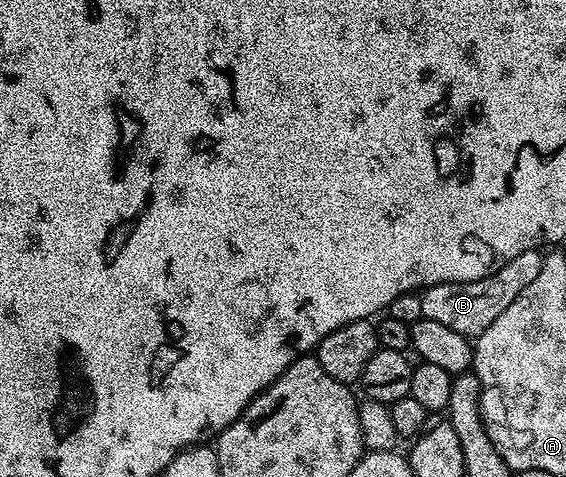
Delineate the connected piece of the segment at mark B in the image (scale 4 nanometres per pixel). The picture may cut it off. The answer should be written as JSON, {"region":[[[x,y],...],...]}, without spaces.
{"region":[[[540,251],[524,252],[511,258],[507,266],[495,270],[495,274],[487,278],[475,282],[447,282],[424,289],[420,293],[423,317],[431,322],[440,322],[455,330],[455,334],[476,338],[491,326],[491,322],[495,322],[495,318],[499,318],[499,314],[503,314],[503,310],[507,310],[507,306],[511,306],[511,302],[515,302],[515,298],[519,298],[519,294],[523,294],[523,290],[527,290],[527,286],[531,286],[531,282],[535,282],[539,270],[543,270],[544,261],[545,256]]]}

